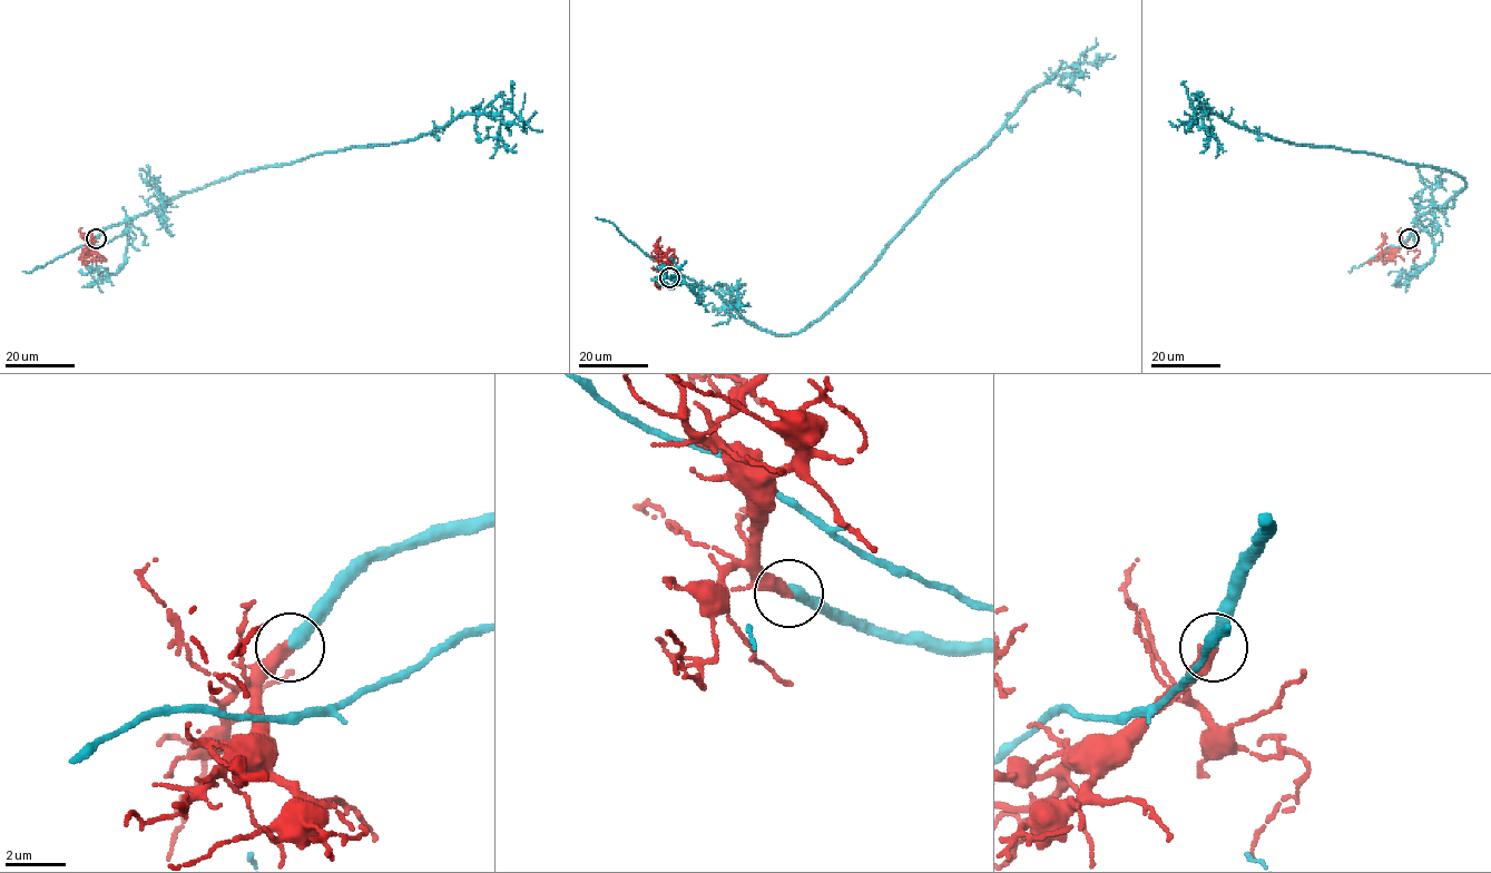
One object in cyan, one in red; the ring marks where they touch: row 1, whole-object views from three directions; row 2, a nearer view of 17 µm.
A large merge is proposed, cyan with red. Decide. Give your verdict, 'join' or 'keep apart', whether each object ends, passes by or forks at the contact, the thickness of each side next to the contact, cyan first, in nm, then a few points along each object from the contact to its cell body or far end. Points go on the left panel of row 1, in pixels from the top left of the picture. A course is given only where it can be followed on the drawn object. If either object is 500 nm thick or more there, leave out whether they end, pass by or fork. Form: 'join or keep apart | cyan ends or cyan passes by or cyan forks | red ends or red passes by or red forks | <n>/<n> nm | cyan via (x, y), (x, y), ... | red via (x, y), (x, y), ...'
join | cyan ends | red ends | 440/440 nm | cyan via (96, 238), (107, 228), (236, 174), (353, 146), (412, 140), (466, 114), (500, 114), (506, 126), (523, 121) | red via (96, 238), (84, 257), (87, 248), (86, 233)

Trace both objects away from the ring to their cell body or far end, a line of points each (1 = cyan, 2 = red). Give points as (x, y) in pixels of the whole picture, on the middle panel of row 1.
1: (669, 277), (715, 290), (762, 329), (803, 331), (1019, 103), (1051, 77), (1079, 70), (1096, 38)
2: (669, 277), (655, 252), (660, 251), (658, 254)

